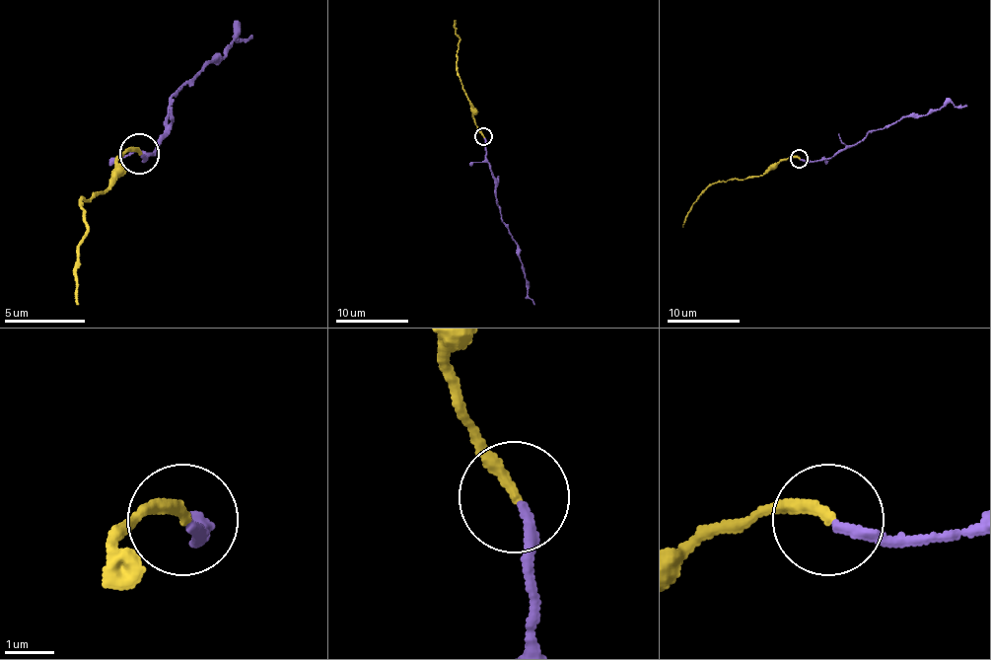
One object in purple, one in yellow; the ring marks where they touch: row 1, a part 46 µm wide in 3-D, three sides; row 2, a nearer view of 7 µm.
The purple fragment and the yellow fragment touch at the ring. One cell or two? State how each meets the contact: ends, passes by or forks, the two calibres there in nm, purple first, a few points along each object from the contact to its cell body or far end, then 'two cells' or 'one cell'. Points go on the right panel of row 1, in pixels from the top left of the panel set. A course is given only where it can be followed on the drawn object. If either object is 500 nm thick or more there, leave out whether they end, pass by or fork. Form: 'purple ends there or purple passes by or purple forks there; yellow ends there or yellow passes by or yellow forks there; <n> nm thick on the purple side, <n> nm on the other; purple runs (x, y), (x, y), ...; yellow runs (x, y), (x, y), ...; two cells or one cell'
purple ends there; yellow ends there; 200 nm thick on the purple side, 240 nm on the other; purple runs (800, 159), (829, 159), (904, 116), (923, 116), (941, 110), (949, 102), (959, 106), (966, 104); yellow runs (799, 159), (782, 159), (762, 175), (713, 183), (694, 202), (683, 226); one cell

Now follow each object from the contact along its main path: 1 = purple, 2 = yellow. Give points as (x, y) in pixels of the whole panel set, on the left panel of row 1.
1: (142, 154), (167, 138), (167, 106), (178, 90), (219, 61), (235, 30), (239, 37), (250, 34)
2: (138, 154), (122, 154), (118, 179), (82, 206), (86, 239), (78, 251), (78, 303)

